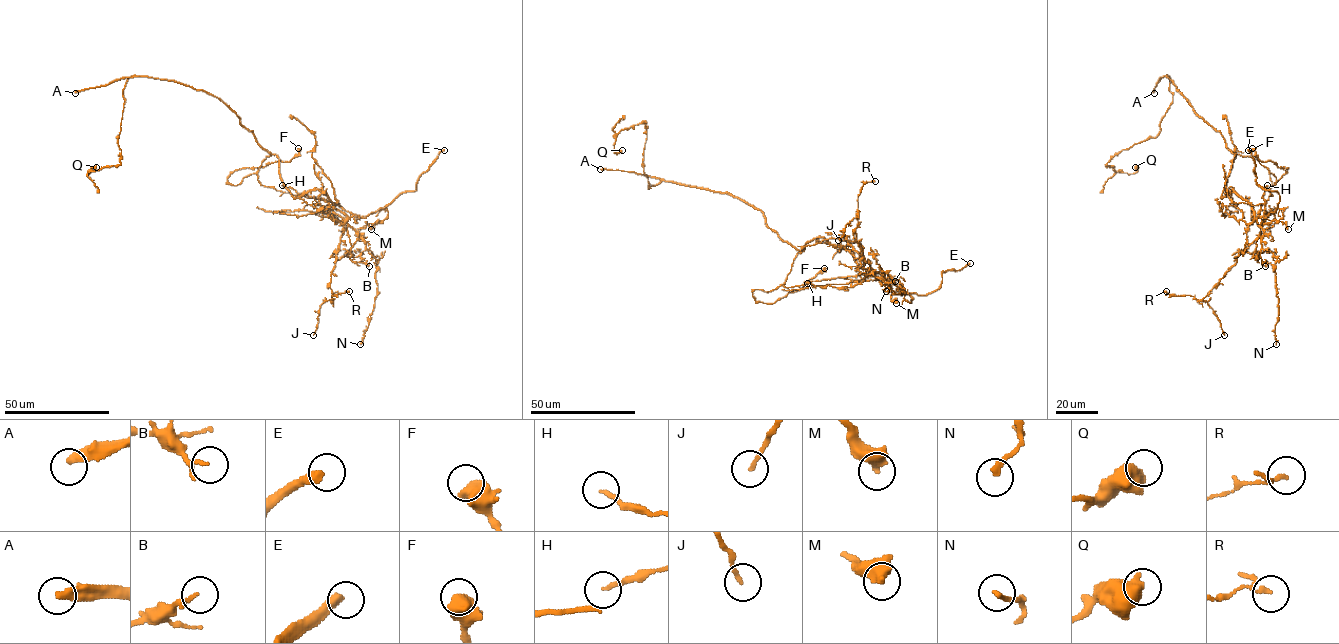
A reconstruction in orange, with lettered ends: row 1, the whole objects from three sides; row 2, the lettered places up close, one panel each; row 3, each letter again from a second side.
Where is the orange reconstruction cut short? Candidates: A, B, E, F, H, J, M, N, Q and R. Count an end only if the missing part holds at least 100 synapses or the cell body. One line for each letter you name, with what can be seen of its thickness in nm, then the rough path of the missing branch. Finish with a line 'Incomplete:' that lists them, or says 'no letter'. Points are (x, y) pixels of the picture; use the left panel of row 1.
A: Thickness 380 nm
E: Thickness 380 nm. Course of what is missing: (444, 150), (457, 143)
Incomplete: A, E

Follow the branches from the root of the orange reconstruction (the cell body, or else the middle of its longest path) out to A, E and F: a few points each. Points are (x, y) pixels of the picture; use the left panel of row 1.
A: (242, 125), (238, 116), (218, 98), (173, 81), (148, 76), (126, 77), (75, 93)
E: (242, 125), (278, 158), (282, 183), (294, 198), (320, 190), (349, 217), (366, 217), (415, 191), (444, 150)
F: (242, 125), (273, 154), (256, 172), (231, 185), (227, 178), (235, 170), (289, 162), (299, 153), (298, 148)

